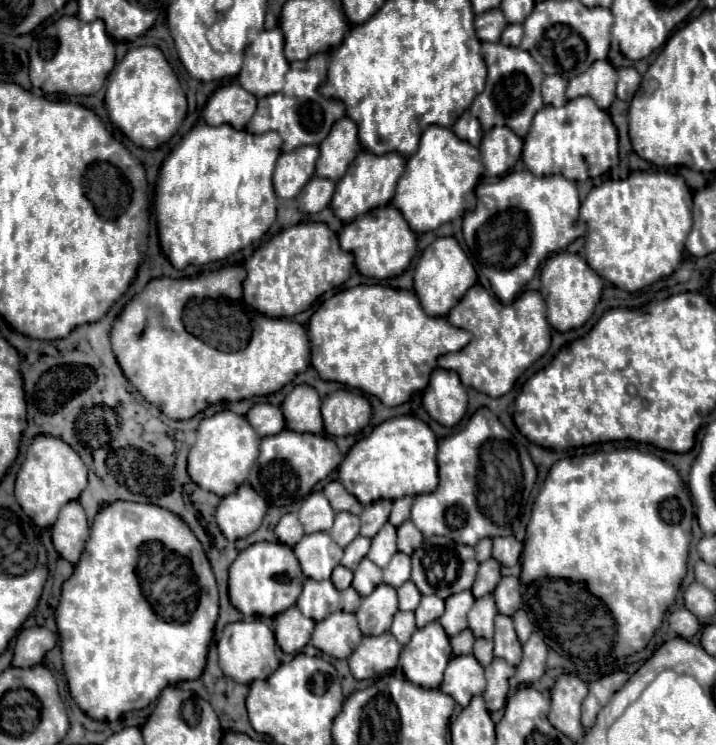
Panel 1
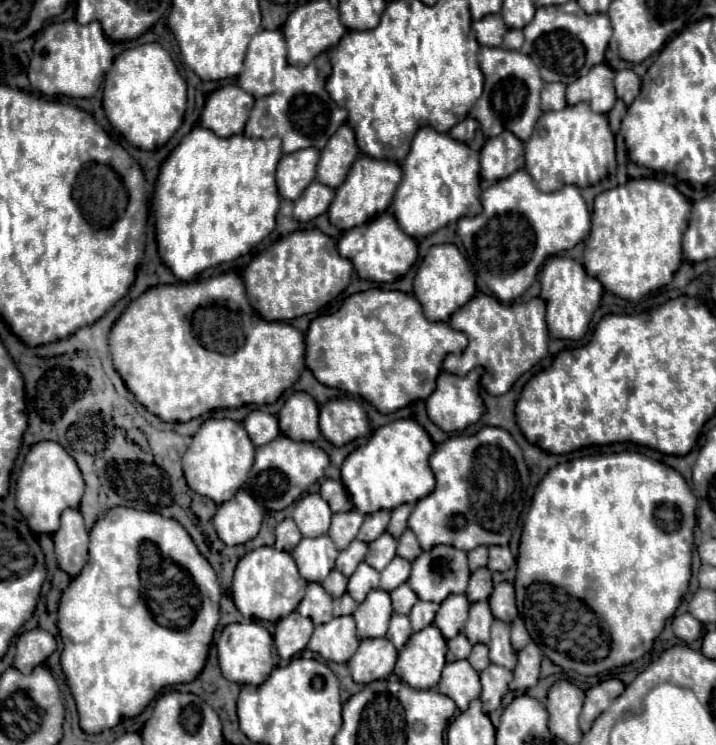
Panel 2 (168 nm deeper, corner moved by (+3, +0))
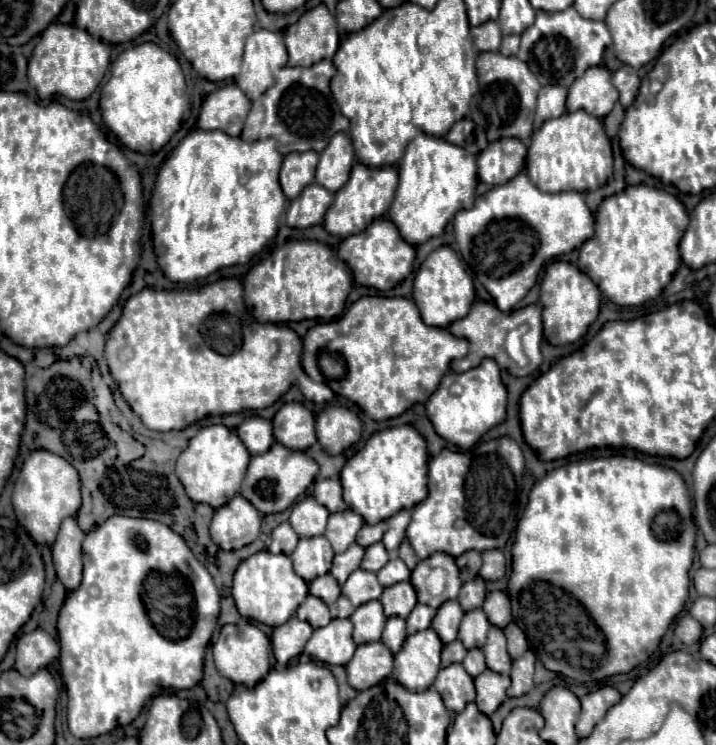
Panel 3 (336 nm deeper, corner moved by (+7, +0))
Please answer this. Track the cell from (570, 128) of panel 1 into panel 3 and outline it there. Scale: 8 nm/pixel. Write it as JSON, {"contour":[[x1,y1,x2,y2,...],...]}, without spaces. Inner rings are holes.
{"contour":[[579,109,557,119,547,119,533,135,527,149,527,175,545,193,593,191,613,173,613,153,601,119]]}

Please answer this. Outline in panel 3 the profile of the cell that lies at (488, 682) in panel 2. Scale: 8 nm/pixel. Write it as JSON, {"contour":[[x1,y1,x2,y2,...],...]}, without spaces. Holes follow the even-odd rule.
{"contour":[[485,669,479,677,475,677,475,687,477,687,477,707,481,713,491,715,503,701,505,701,505,691,509,687,509,677,495,673,491,669]]}

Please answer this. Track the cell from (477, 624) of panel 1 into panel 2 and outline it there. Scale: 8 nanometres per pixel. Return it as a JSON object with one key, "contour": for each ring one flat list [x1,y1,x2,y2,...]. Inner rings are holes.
{"contour":[[487,601,481,603,473,603,469,609,469,619,465,623,463,633,467,635,467,639,477,645,477,643,489,643,489,629,493,623,493,615,489,609]]}

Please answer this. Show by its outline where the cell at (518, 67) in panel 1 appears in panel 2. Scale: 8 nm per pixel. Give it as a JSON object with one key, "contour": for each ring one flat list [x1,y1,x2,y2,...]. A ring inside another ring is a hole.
{"contour":[[481,47,479,65,485,75,485,87,481,99,471,109,471,117,475,117,483,125,483,133,489,137,497,135,497,123,501,123,501,129,511,131,521,141,529,141,529,135,533,133,533,127,541,115,539,93,543,79,537,71,537,65,529,59,529,55,497,47]]}

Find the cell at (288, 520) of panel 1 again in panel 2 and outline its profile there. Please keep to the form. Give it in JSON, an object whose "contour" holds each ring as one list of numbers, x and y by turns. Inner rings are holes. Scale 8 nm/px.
{"contour":[[283,519,277,529,275,529,275,549,279,551,293,551,293,547,297,547,297,543,301,541,301,533,297,529,297,525,293,523,293,519]]}

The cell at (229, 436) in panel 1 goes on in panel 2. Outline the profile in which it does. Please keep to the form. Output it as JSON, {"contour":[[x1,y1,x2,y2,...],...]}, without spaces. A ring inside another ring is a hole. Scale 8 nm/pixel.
{"contour":[[207,419,193,435,189,449,183,455,185,481,195,493,209,497,217,505,221,505,229,501,247,481,253,465,253,455,255,445,251,443,241,423,231,419]]}

